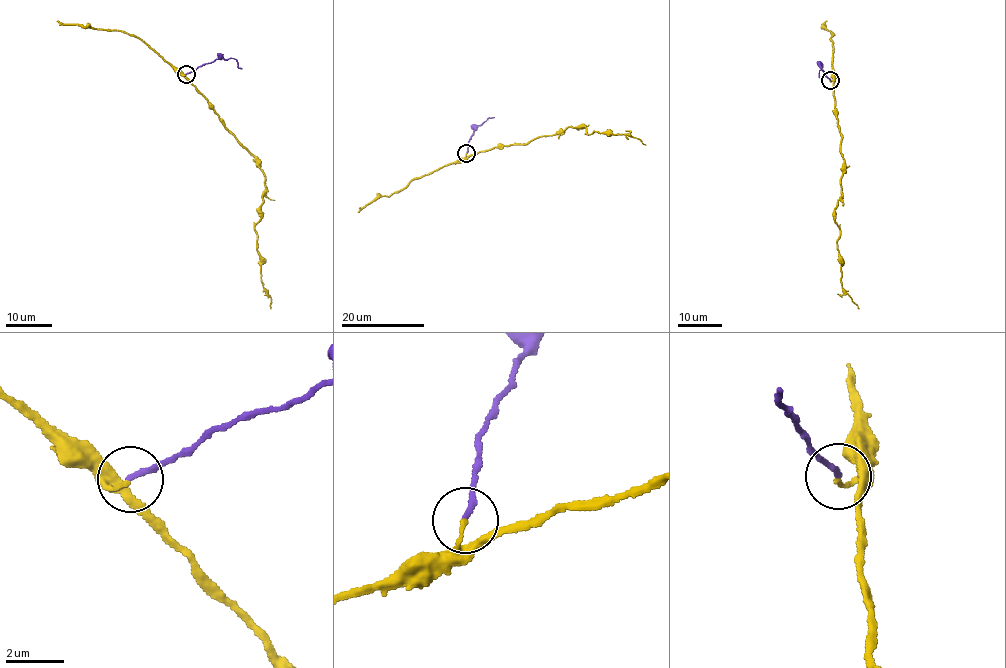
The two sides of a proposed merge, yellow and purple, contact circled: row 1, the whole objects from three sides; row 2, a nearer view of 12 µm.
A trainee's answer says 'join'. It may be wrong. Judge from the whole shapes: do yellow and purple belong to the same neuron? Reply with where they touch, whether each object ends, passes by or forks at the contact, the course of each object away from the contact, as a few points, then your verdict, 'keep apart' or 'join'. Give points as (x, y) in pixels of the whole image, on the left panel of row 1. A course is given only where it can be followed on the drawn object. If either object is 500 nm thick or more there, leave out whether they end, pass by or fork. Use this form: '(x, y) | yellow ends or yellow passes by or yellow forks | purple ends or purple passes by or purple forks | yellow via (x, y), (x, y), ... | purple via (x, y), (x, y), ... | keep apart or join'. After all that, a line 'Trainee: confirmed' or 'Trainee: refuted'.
(186, 74) | yellow ends | purple ends | yellow via (185, 75), (265, 175), (260, 220), (255, 226), (261, 282), (271, 298), (271, 308) | purple via (185, 74), (222, 58), (233, 58), (242, 69) | keep apart
Trainee: refuted

